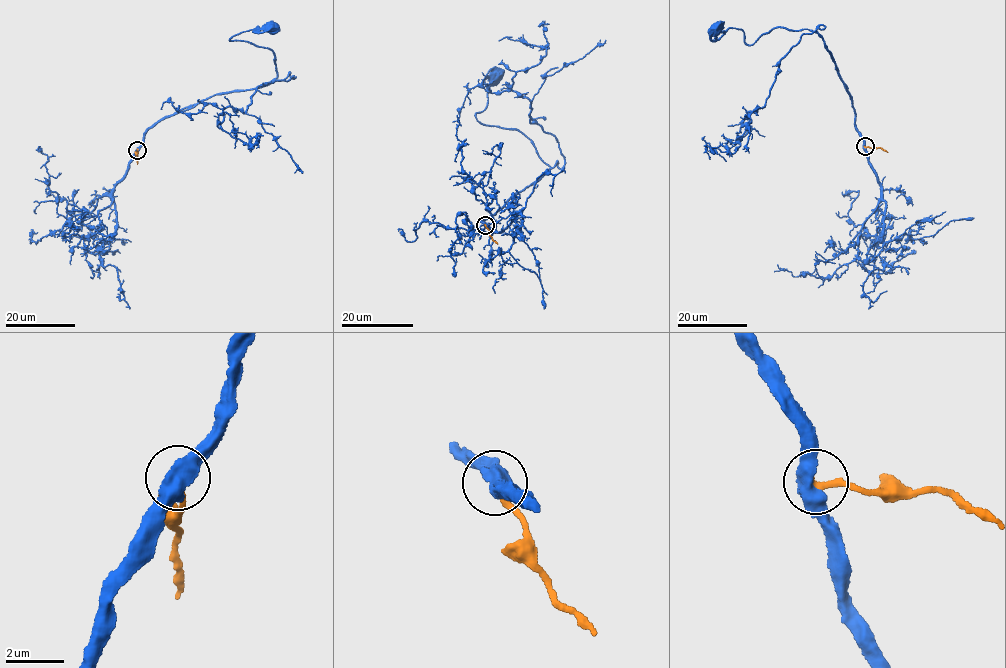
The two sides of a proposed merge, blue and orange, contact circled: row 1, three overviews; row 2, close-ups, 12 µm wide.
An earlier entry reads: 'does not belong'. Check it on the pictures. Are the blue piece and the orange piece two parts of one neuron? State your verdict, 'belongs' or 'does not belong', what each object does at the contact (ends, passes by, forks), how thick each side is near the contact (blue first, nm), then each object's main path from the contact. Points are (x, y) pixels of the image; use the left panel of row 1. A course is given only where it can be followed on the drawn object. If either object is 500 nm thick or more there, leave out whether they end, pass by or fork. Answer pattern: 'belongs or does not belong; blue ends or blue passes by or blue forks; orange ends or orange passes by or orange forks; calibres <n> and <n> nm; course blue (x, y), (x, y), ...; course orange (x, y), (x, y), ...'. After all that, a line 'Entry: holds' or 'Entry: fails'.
does not belong; calibres 550 and 280 nm; course blue (137, 150), (160, 121), (276, 77), (272, 50), (229, 40), (271, 26); course orange (137, 150), (137, 164)
Entry: holds

